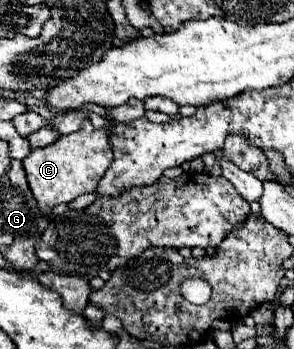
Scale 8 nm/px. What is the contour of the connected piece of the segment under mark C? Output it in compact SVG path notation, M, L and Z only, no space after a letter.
M89 119L81 123L81 129L69 135L61 135L55 143L35 149L25 157L25 173L29 189L37 201L37 207L43 215L49 215L51 209L59 203L71 203L79 195L93 193L99 179L113 161L109 135L105 129L95 129Z

